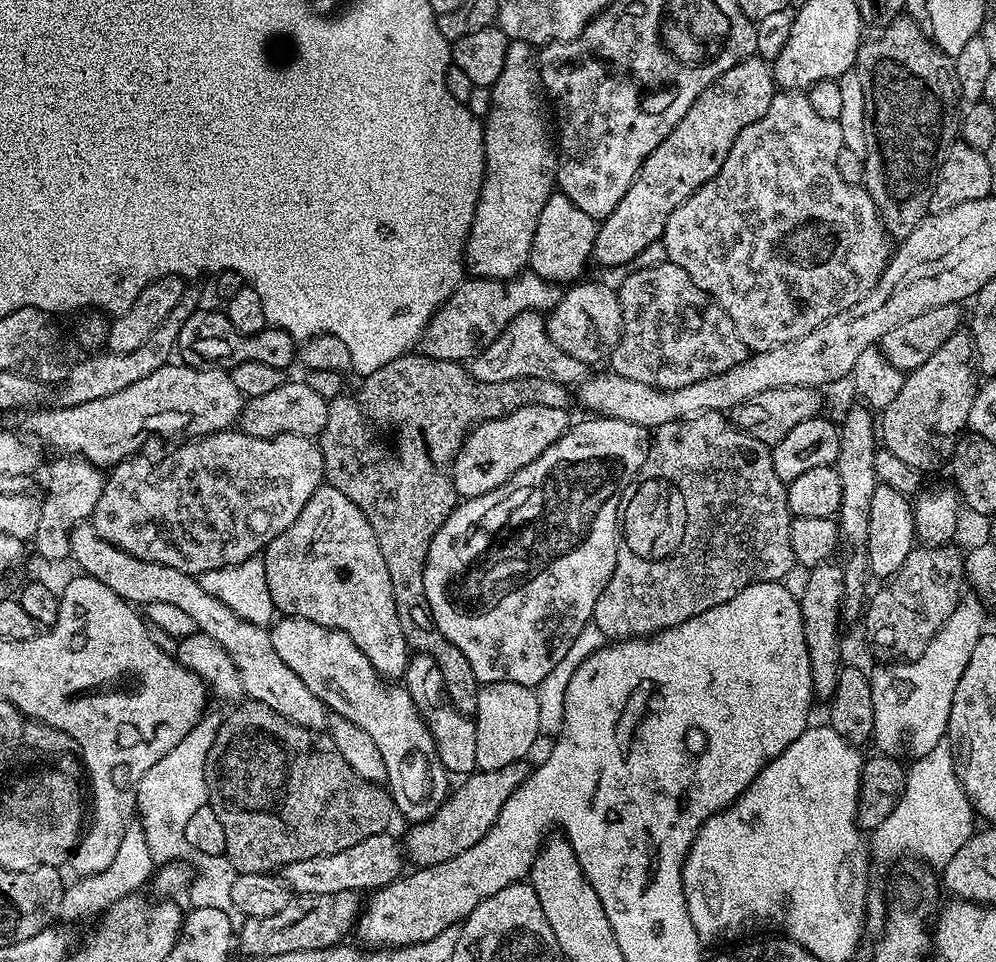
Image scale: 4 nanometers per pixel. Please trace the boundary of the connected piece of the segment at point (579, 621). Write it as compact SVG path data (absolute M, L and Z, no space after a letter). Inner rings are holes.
M609 416L588 419L592 420L584 420L581 424L580 421L573 423L568 432L562 434L562 438L558 438L552 446L542 450L542 454L538 454L538 458L534 458L530 466L518 470L502 486L481 496L461 499L450 514L450 518L442 522L442 526L430 542L430 550L426 554L424 563L424 603L427 611L429 613L432 611L431 623L445 638L454 642L454 646L458 646L462 654L466 654L470 667L474 669L474 678L478 678L481 684L518 682L527 688L535 688L540 684L542 678L546 678L546 674L550 674L550 670L554 670L554 666L562 662L562 657L566 655L566 650L570 650L574 638L578 638L578 634L582 634L584 627L589 624L594 606L603 594L606 582L610 582L610 574L614 574L618 521L624 489L638 474L642 462L646 462L646 454L652 445L652 438L649 429L638 426L634 422L612 420Z

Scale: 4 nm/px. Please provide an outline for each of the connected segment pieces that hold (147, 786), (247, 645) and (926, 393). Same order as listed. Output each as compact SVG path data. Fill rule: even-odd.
M206 714L192 730L170 750L142 778L136 787L136 810L138 823L146 834L146 846L150 846L152 863L163 866L179 861L182 856L189 855L186 842L186 821L208 802L206 786L206 758L210 754L210 746L214 746L214 738L220 729L221 717Z
M88 522L77 524L73 528L69 538L69 546L71 548L71 559L76 559L76 564L80 567L77 569L83 575L102 582L102 586L110 586L110 590L114 590L114 594L118 594L129 604L133 606L169 604L170 606L178 606L178 610L182 610L185 614L190 614L190 618L196 623L197 629L205 632L210 638L214 638L215 642L224 647L226 653L233 659L234 666L237 667L237 674L241 678L243 695L247 699L258 700L270 706L272 710L278 710L280 714L290 718L292 724L313 730L327 729L330 715L328 705L322 703L314 694L310 694L306 682L302 682L302 678L298 678L298 674L294 674L294 670L290 670L290 666L286 666L286 662L282 662L282 658L278 658L278 650L274 650L271 631L267 627L251 624L249 620L243 620L237 612L230 610L230 606L223 604L217 596L202 590L197 577L187 576L182 570L174 570L174 566L162 566L158 562L146 562L142 558L134 558L132 551L127 552L110 542L101 540L97 532L92 529L91 523Z
M967 331L955 332L922 366L904 377L902 390L878 416L878 436L883 447L914 466L921 474L936 472L951 461L958 437L965 431L968 415L978 391L978 369L972 354L972 337Z

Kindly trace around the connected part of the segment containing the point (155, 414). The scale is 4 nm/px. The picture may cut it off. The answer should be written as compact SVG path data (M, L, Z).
M169 362L147 374L133 385L104 398L97 398L82 405L44 408L41 412L32 410L27 413L24 428L29 437L37 436L41 445L53 448L54 453L65 457L80 457L101 470L111 469L113 464L120 464L130 456L135 456L151 436L180 436L195 438L209 436L215 432L227 432L240 419L246 397L234 386L231 375L220 366L193 366L191 363L176 364Z

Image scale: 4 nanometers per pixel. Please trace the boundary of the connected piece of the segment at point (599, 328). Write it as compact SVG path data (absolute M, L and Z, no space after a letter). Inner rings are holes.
M599 279L573 283L563 289L558 306L547 313L546 323L550 342L578 358L585 366L592 366L599 360L607 361L620 341L622 330L622 306L617 289Z

